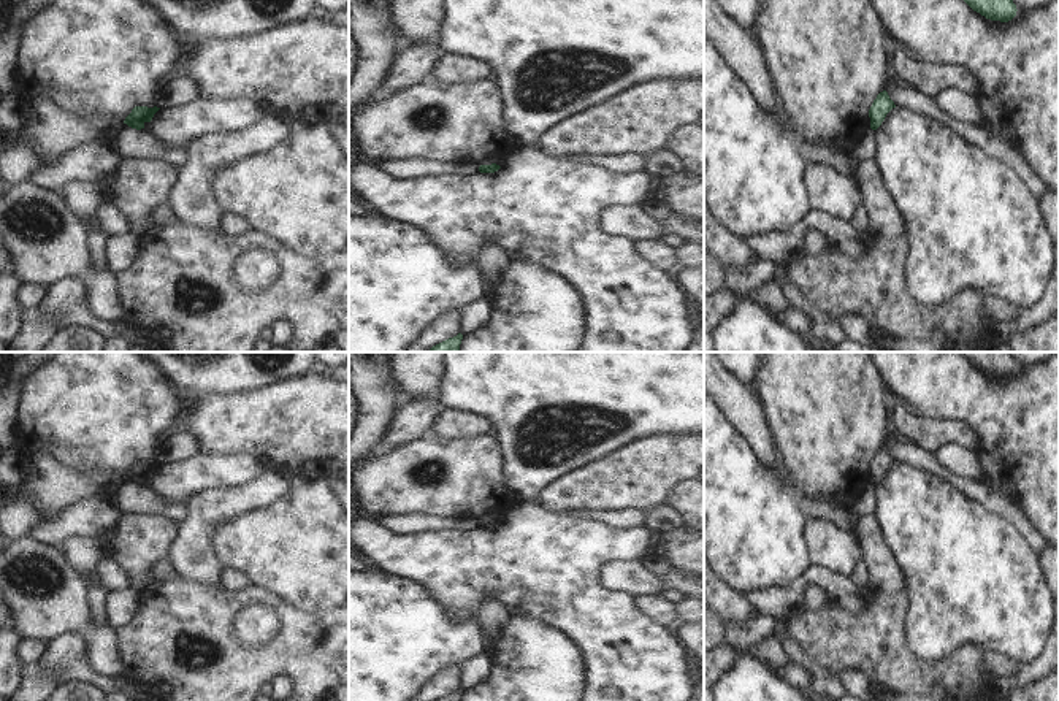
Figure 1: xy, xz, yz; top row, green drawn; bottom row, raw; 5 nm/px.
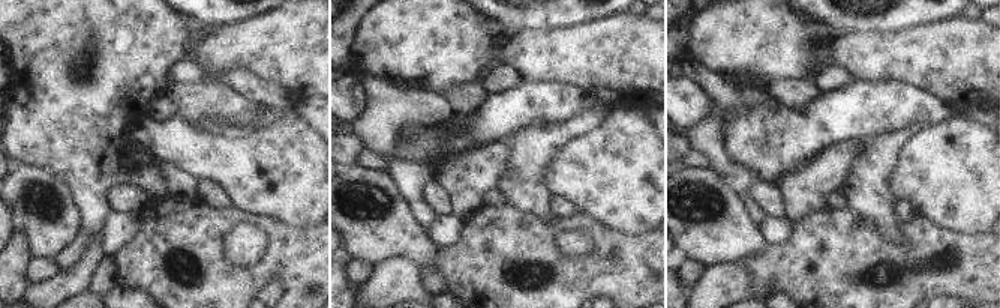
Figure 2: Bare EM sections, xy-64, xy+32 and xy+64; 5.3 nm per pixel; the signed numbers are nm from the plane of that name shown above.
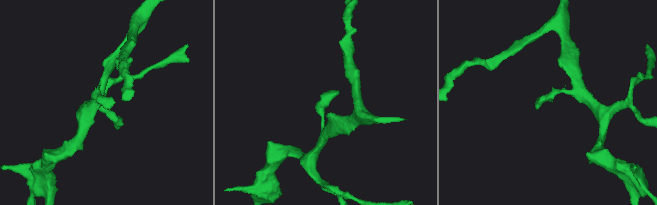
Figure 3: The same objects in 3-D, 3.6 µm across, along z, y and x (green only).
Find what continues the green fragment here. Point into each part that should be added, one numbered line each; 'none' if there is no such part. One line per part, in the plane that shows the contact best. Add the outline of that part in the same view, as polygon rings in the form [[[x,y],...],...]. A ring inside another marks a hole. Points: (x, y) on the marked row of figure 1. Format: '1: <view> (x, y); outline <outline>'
none

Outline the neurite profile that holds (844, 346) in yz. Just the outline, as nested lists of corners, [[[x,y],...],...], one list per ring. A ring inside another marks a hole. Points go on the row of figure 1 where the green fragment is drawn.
[[[807,335],[807,336],[804,336],[804,341],[813,349],[829,347],[832,352],[880,352],[880,350],[874,349],[872,346],[859,346],[848,339],[843,339],[837,344],[831,344],[828,341],[820,341],[820,339],[813,338],[812,335]]]

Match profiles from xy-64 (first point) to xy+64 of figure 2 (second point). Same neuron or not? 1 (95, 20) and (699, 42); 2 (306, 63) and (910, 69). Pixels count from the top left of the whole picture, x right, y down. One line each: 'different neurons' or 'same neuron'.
1: same neuron
2: same neuron

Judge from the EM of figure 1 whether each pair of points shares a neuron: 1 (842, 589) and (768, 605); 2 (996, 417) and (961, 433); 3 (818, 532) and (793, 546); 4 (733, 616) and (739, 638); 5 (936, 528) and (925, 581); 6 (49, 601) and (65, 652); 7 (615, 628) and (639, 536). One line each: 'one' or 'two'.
1: one
2: two
3: two
4: two
5: one
6: two
7: one

